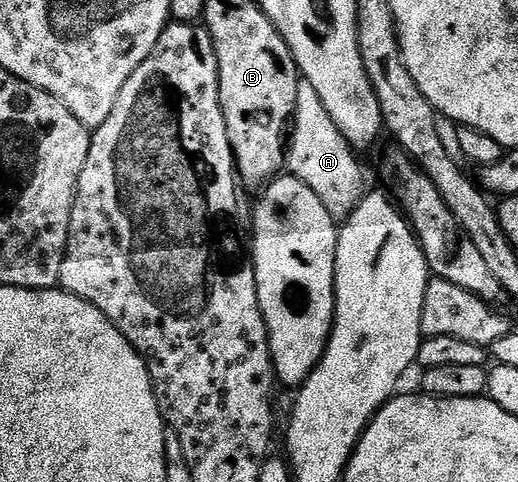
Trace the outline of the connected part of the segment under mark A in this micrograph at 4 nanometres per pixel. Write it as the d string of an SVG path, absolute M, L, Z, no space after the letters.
M298 83L297 111L291 121L291 139L287 144L287 168L298 180L302 180L307 186L311 186L311 190L315 190L319 202L323 202L323 206L327 206L329 213L338 222L350 219L353 213L357 211L357 205L363 199L363 191L361 192L361 164L357 161L357 156L358 153L343 138L343 134L327 114L319 94L315 94L315 90L310 84Z

